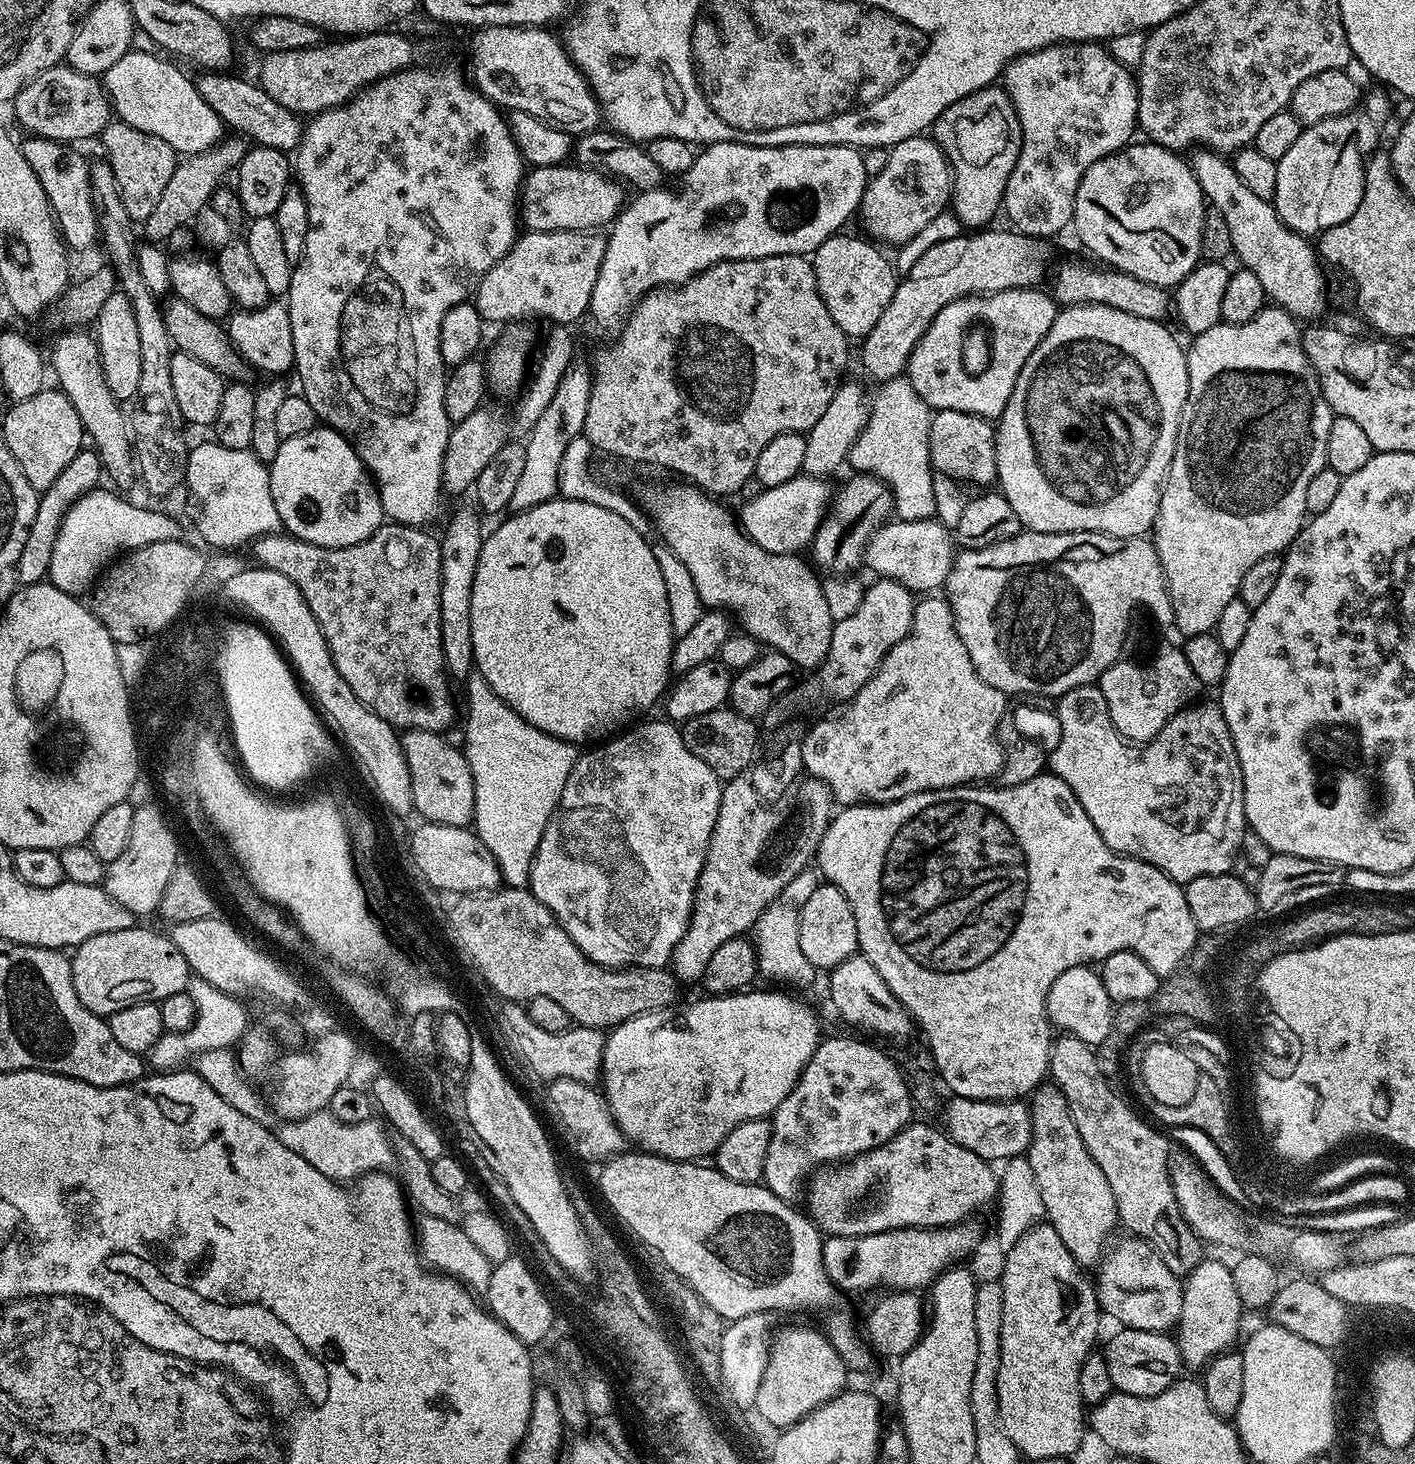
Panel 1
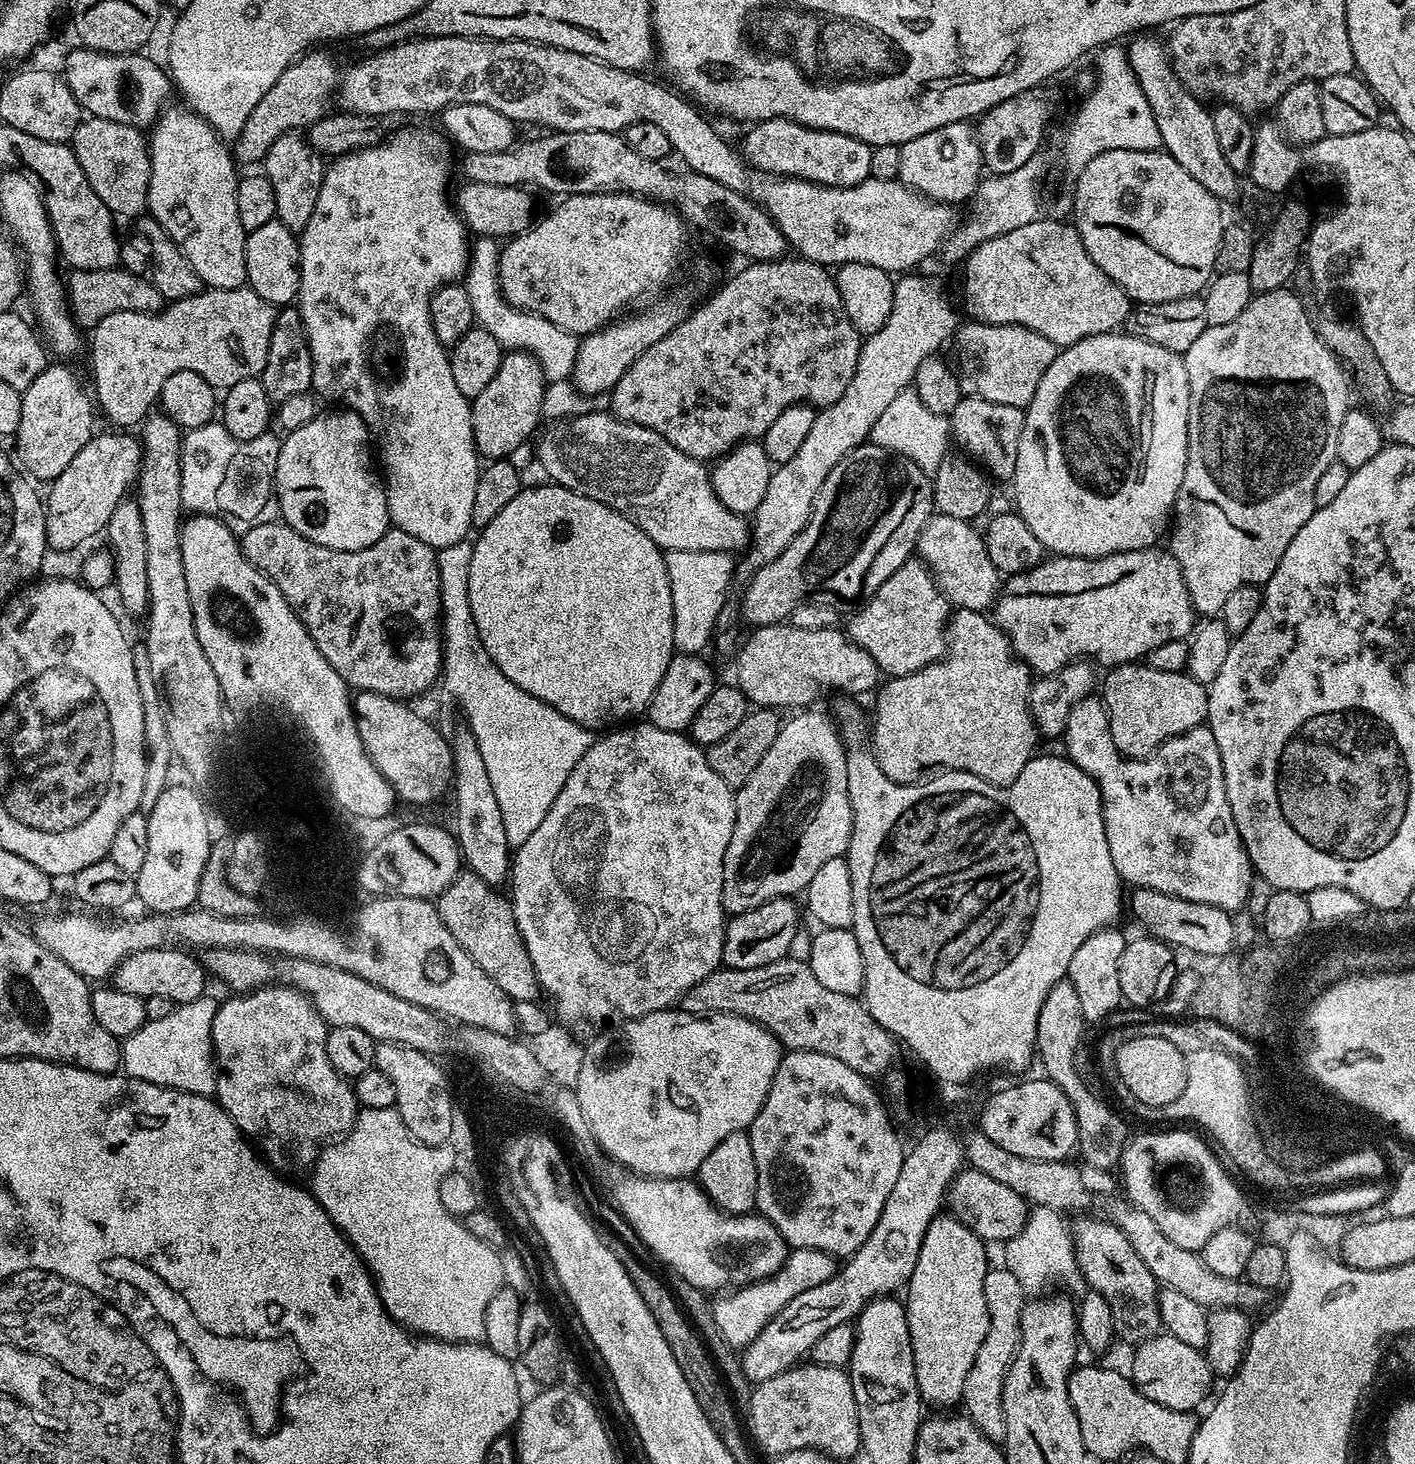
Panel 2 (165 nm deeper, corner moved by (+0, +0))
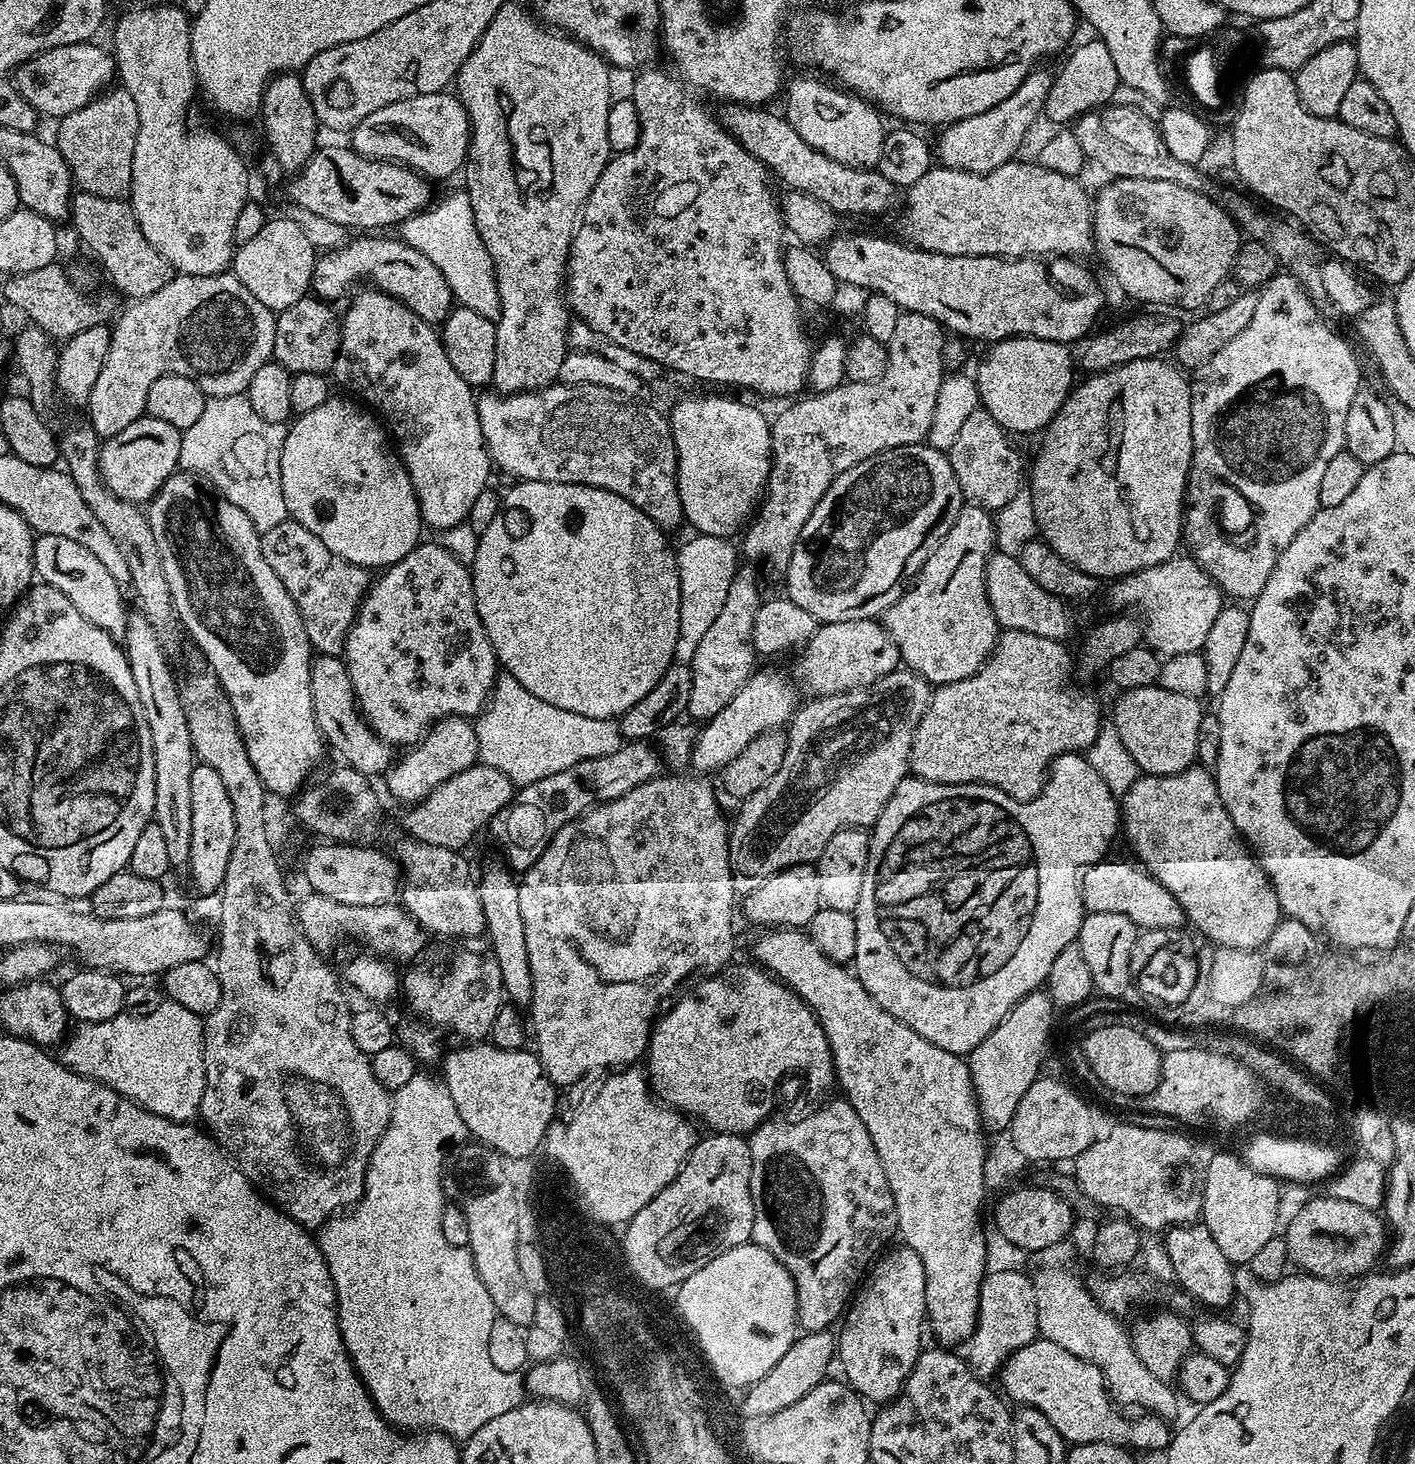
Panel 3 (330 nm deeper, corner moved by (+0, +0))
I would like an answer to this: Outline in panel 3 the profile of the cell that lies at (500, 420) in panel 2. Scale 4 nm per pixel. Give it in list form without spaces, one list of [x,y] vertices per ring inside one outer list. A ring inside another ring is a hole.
[[[505,2],[500,7],[498,14],[494,14],[490,26],[486,26],[474,50],[466,58],[466,62],[462,62],[454,81],[455,95],[459,96],[461,103],[464,104],[470,129],[468,156],[464,160],[462,169],[462,177],[464,176],[462,188],[470,198],[470,206],[474,210],[474,222],[486,246],[486,254],[490,254],[500,299],[500,315],[495,321],[494,374],[491,383],[491,387],[500,394],[537,392],[540,388],[547,388],[549,384],[555,384],[560,380],[562,362],[570,351],[568,347],[570,309],[566,303],[565,293],[562,291],[568,267],[568,251],[572,245],[572,236],[577,230],[578,221],[581,219],[586,198],[590,198],[590,190],[594,190],[594,182],[598,182],[602,170],[613,155],[610,138],[606,138],[606,114],[610,114],[610,106],[614,99],[611,76],[613,73],[610,71],[608,61],[603,60],[598,53],[591,52],[585,44],[580,44],[571,36],[565,36],[563,32],[545,26],[525,5],[524,8],[512,2]]]

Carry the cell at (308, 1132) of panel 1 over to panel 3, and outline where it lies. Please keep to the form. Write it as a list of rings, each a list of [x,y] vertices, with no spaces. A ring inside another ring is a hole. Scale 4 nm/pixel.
[[[424,1070],[417,1071],[414,1078],[410,1078],[410,1082],[406,1082],[406,1086],[402,1086],[402,1090],[391,1093],[392,1109],[390,1110],[390,1122],[386,1126],[386,1130],[382,1134],[382,1138],[374,1146],[374,1150],[368,1159],[368,1169],[364,1175],[364,1193],[362,1198],[357,1204],[352,1205],[347,1214],[337,1214],[330,1219],[323,1226],[318,1229],[318,1243],[322,1254],[326,1258],[326,1266],[330,1270],[330,1278],[334,1282],[334,1290],[336,1291],[336,1317],[338,1318],[338,1326],[340,1327],[340,1337],[348,1351],[348,1357],[352,1359],[352,1365],[355,1366],[357,1374],[360,1375],[360,1380],[366,1386],[366,1390],[372,1396],[372,1401],[376,1403],[377,1410],[380,1411],[381,1416],[397,1430],[403,1430],[408,1434],[423,1434],[429,1432],[441,1432],[443,1436],[451,1436],[457,1442],[469,1440],[475,1432],[482,1430],[482,1426],[486,1426],[486,1422],[490,1422],[493,1418],[498,1418],[498,1414],[506,1414],[506,1410],[514,1410],[520,1407],[522,1401],[526,1396],[526,1389],[522,1383],[521,1377],[515,1372],[503,1372],[498,1370],[498,1366],[494,1366],[494,1361],[490,1359],[490,1326],[494,1326],[497,1318],[497,1310],[494,1302],[490,1298],[490,1294],[486,1294],[486,1286],[482,1286],[482,1278],[478,1278],[478,1270],[474,1270],[474,1258],[467,1248],[455,1248],[450,1246],[450,1242],[446,1242],[446,1237],[442,1235],[442,1210],[446,1203],[444,1194],[444,1161],[453,1146],[459,1146],[465,1143],[466,1131],[462,1117],[458,1114],[458,1109],[454,1106],[454,1098],[450,1098],[450,1090],[444,1084],[443,1079],[432,1076],[427,1076]]]

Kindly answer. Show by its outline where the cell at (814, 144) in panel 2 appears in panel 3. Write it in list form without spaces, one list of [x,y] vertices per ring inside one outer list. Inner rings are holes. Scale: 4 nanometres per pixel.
[[[808,75],[812,76],[794,81],[789,90],[787,87],[788,105],[782,108],[790,126],[794,126],[794,130],[798,132],[798,138],[811,144],[815,152],[821,152],[826,158],[840,162],[842,166],[875,169],[886,135],[885,117],[855,92],[847,91],[819,75]]]

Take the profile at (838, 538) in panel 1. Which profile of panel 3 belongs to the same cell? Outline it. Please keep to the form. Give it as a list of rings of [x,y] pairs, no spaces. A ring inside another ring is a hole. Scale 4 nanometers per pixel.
[[[928,442],[911,444],[910,446],[898,446],[894,450],[879,452],[854,466],[850,466],[850,470],[838,474],[838,478],[834,478],[834,482],[830,482],[830,486],[822,494],[818,506],[814,506],[810,518],[806,518],[806,526],[802,526],[802,534],[798,534],[798,542],[794,542],[786,573],[786,579],[788,579],[786,598],[790,602],[794,602],[794,606],[802,606],[802,610],[807,610],[809,614],[814,614],[814,618],[818,622],[825,624],[850,622],[856,619],[871,620],[879,617],[903,594],[906,585],[920,571],[928,555],[938,546],[938,542],[942,538],[946,538],[950,526],[954,526],[956,516],[960,513],[961,507],[962,497],[959,484],[955,480],[947,455],[943,451],[932,448]]]

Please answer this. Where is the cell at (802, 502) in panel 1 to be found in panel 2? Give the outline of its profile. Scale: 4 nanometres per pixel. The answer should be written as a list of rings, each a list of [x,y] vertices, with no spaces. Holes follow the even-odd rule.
[[[608,410],[587,412],[581,416],[573,416],[569,419],[553,423],[551,426],[548,426],[548,429],[546,428],[539,433],[539,436],[541,435],[540,441],[538,441],[539,436],[535,441],[535,444],[537,443],[536,456],[540,459],[540,464],[544,467],[545,474],[548,475],[545,477],[553,484],[560,484],[563,488],[574,490],[586,498],[594,498],[594,502],[602,502],[606,506],[618,510],[626,518],[633,520],[664,552],[673,552],[674,550],[702,550],[703,552],[731,552],[736,554],[739,553],[739,548],[740,551],[747,549],[750,543],[749,521],[745,517],[739,516],[737,512],[726,510],[726,506],[722,506],[722,502],[718,502],[718,498],[714,494],[709,469],[701,461],[682,454],[682,450],[678,450],[678,446],[670,446],[670,442],[666,442],[666,438],[662,438],[662,434],[654,434],[654,430],[650,430],[646,426],[638,426],[637,424],[620,420]]]

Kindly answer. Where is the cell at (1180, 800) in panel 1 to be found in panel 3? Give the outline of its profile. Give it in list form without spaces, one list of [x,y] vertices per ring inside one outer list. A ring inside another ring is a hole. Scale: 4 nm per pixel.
[[[1193,766],[1169,776],[1141,775],[1122,796],[1122,836],[1128,839],[1144,871],[1178,898],[1187,923],[1193,924],[1205,941],[1222,948],[1254,952],[1265,947],[1280,923],[1280,903],[1268,876],[1260,868],[1260,861],[1238,835],[1230,814],[1226,814],[1215,775],[1200,767]]]

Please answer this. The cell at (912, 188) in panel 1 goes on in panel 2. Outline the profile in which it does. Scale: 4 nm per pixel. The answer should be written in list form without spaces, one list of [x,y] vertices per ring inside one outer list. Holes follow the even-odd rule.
[[[968,122],[938,126],[938,130],[930,130],[930,134],[918,134],[918,138],[900,145],[900,153],[900,183],[939,204],[960,206],[971,200],[986,168],[984,155],[980,153],[980,142],[973,125]]]

